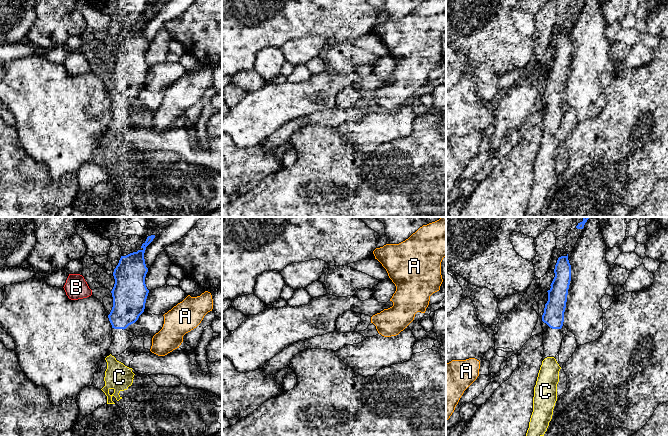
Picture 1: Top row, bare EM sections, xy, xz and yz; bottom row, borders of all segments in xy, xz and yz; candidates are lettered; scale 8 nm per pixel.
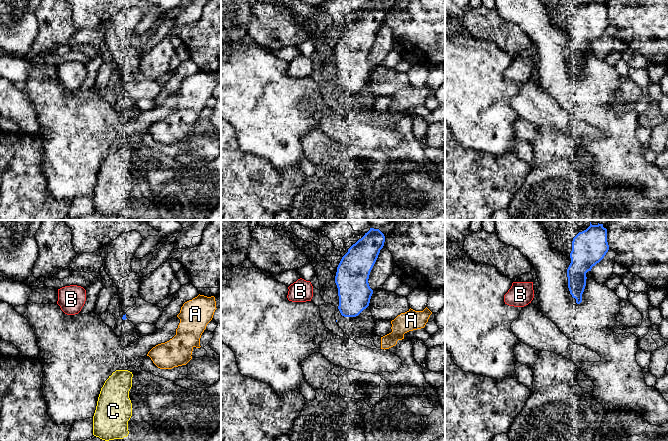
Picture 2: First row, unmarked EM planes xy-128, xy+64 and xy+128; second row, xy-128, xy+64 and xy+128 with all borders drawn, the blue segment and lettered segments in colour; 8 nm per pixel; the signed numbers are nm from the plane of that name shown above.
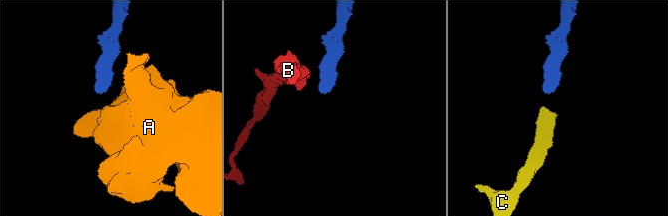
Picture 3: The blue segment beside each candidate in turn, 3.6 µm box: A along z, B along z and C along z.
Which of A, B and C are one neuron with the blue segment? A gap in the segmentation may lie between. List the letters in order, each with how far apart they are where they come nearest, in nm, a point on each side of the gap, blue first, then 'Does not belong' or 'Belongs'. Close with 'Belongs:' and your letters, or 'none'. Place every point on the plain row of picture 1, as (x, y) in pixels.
A: Distance 160 nm. Across: xy (144, 84), (163, 91). Does not belong
B: Distance 160 nm. Across: xy (111, 67), (91, 67). Does not belong
C: Distance 220 nm. Across: xy (114, 104), (110, 130). Belongs
Belongs: C

